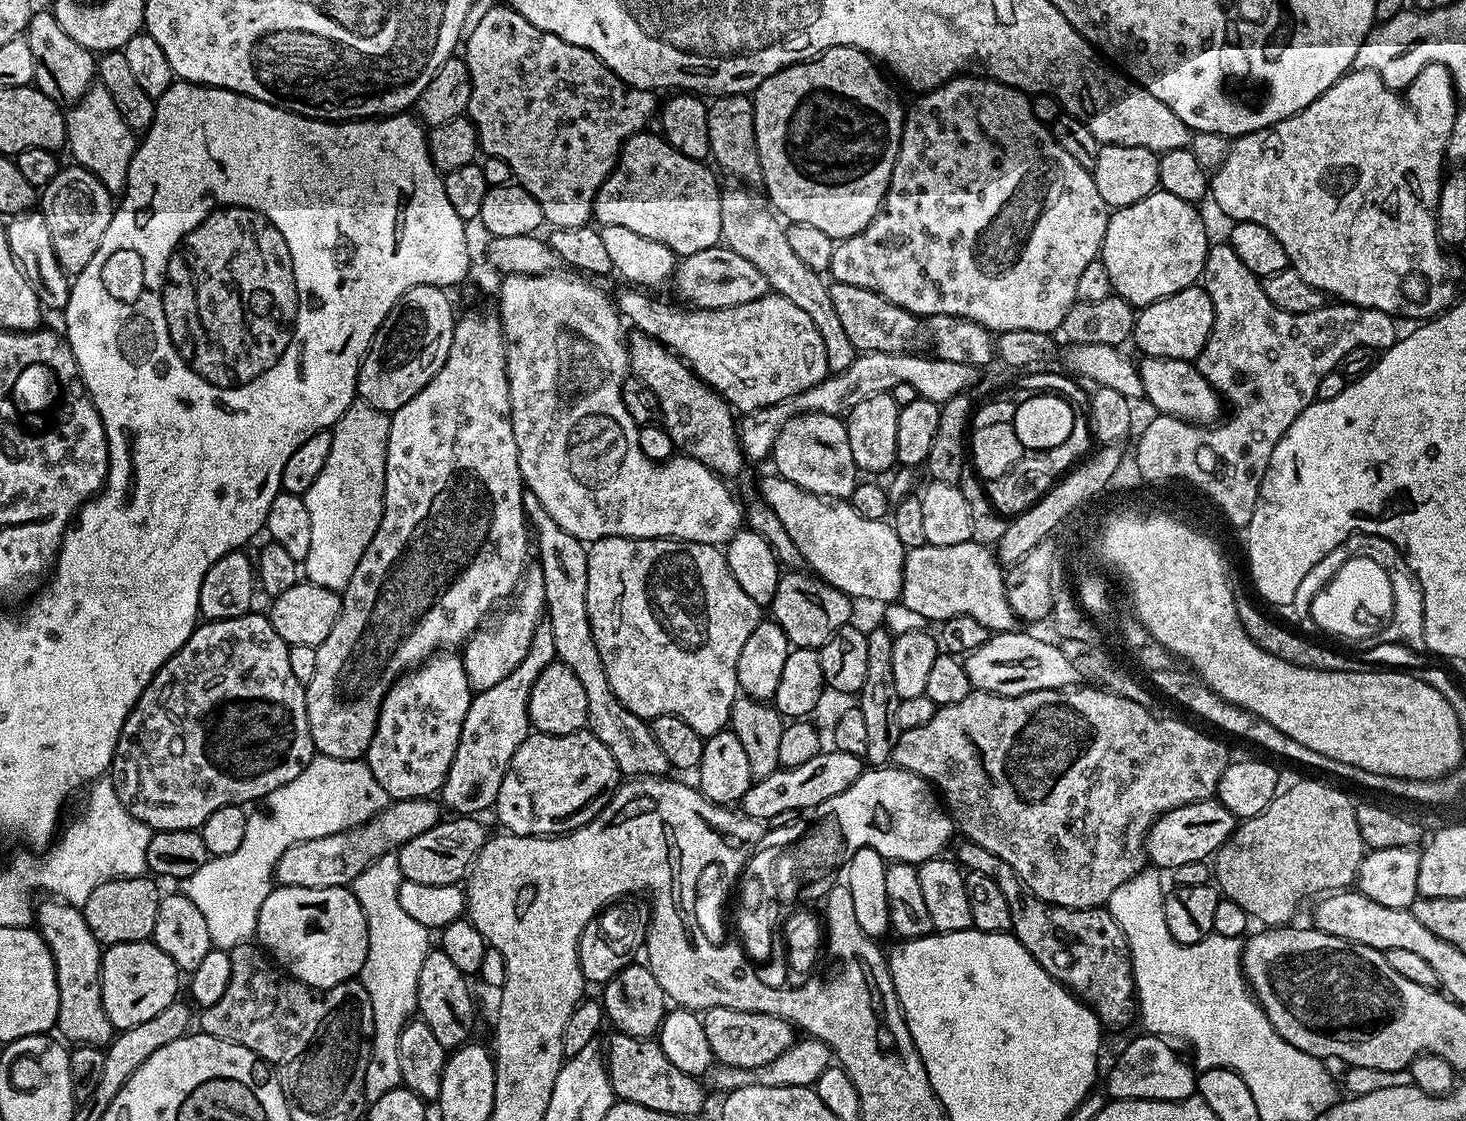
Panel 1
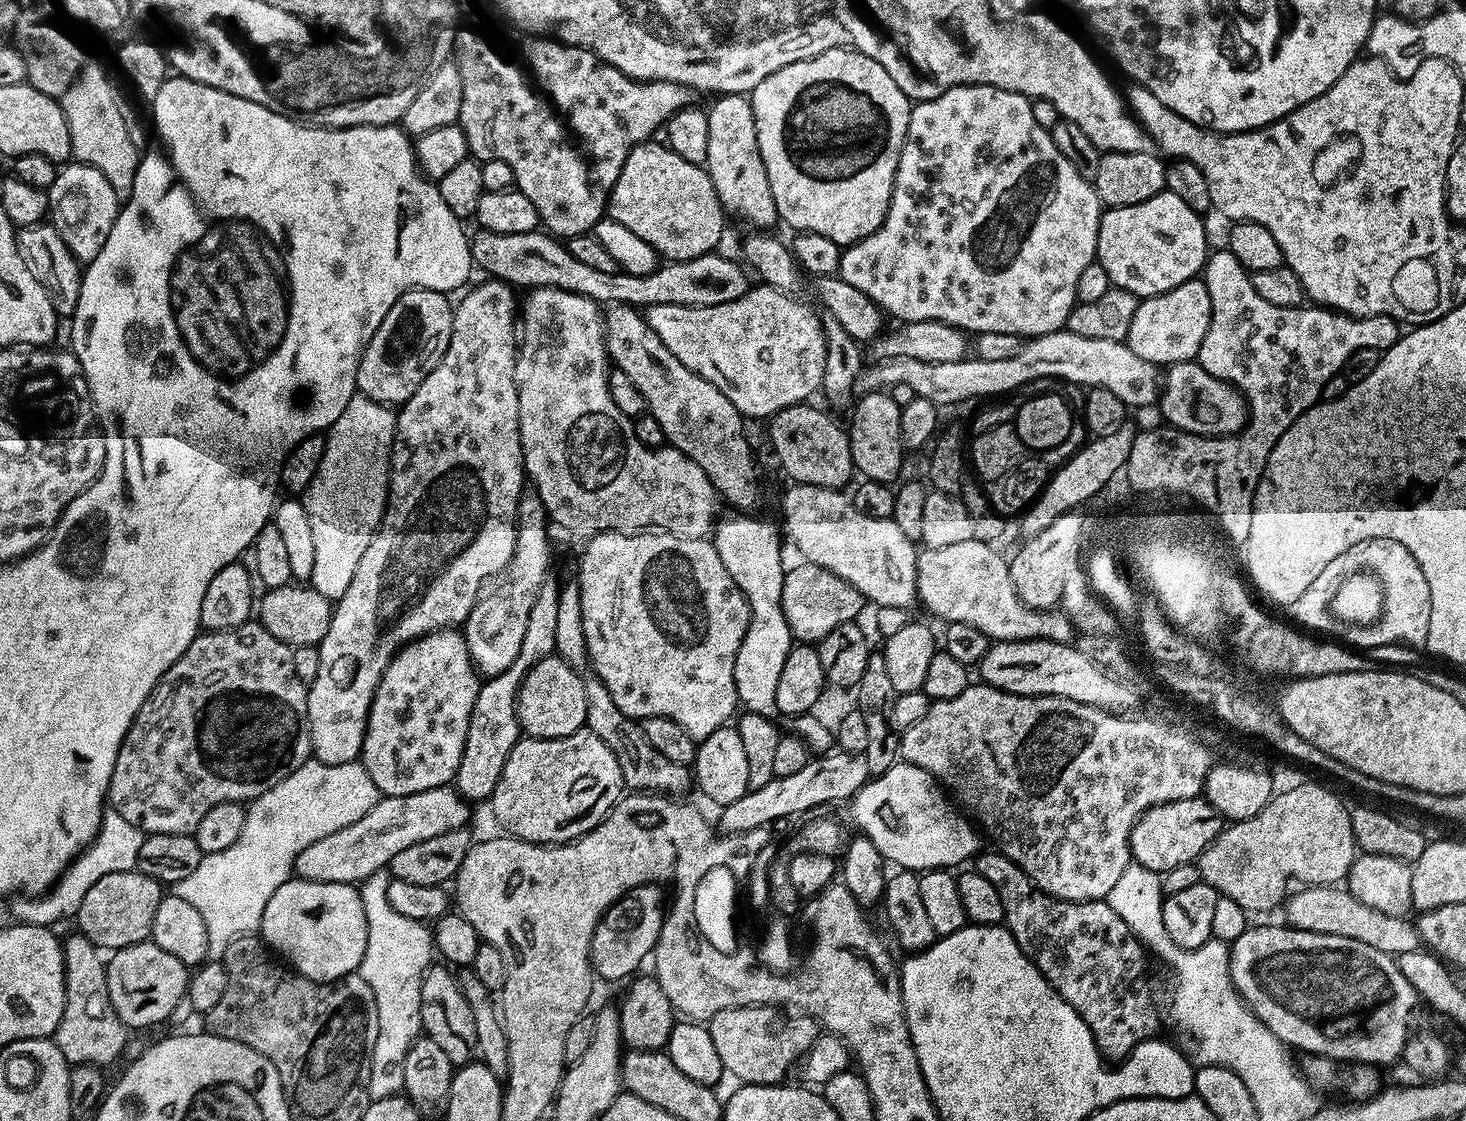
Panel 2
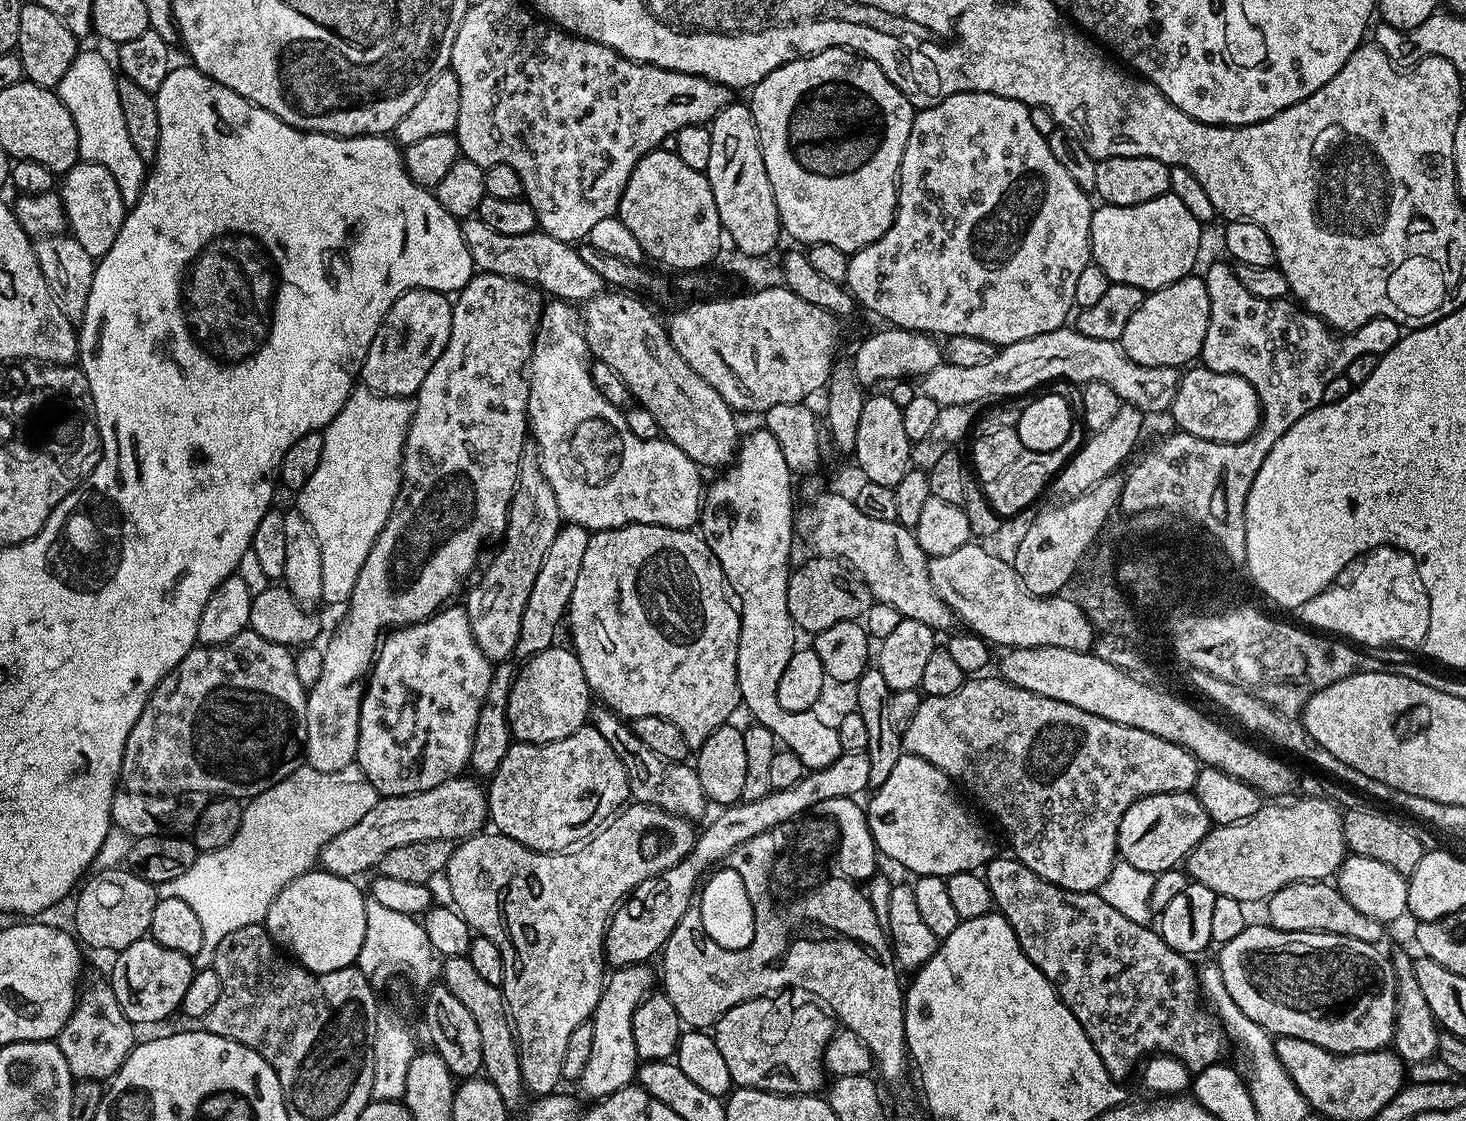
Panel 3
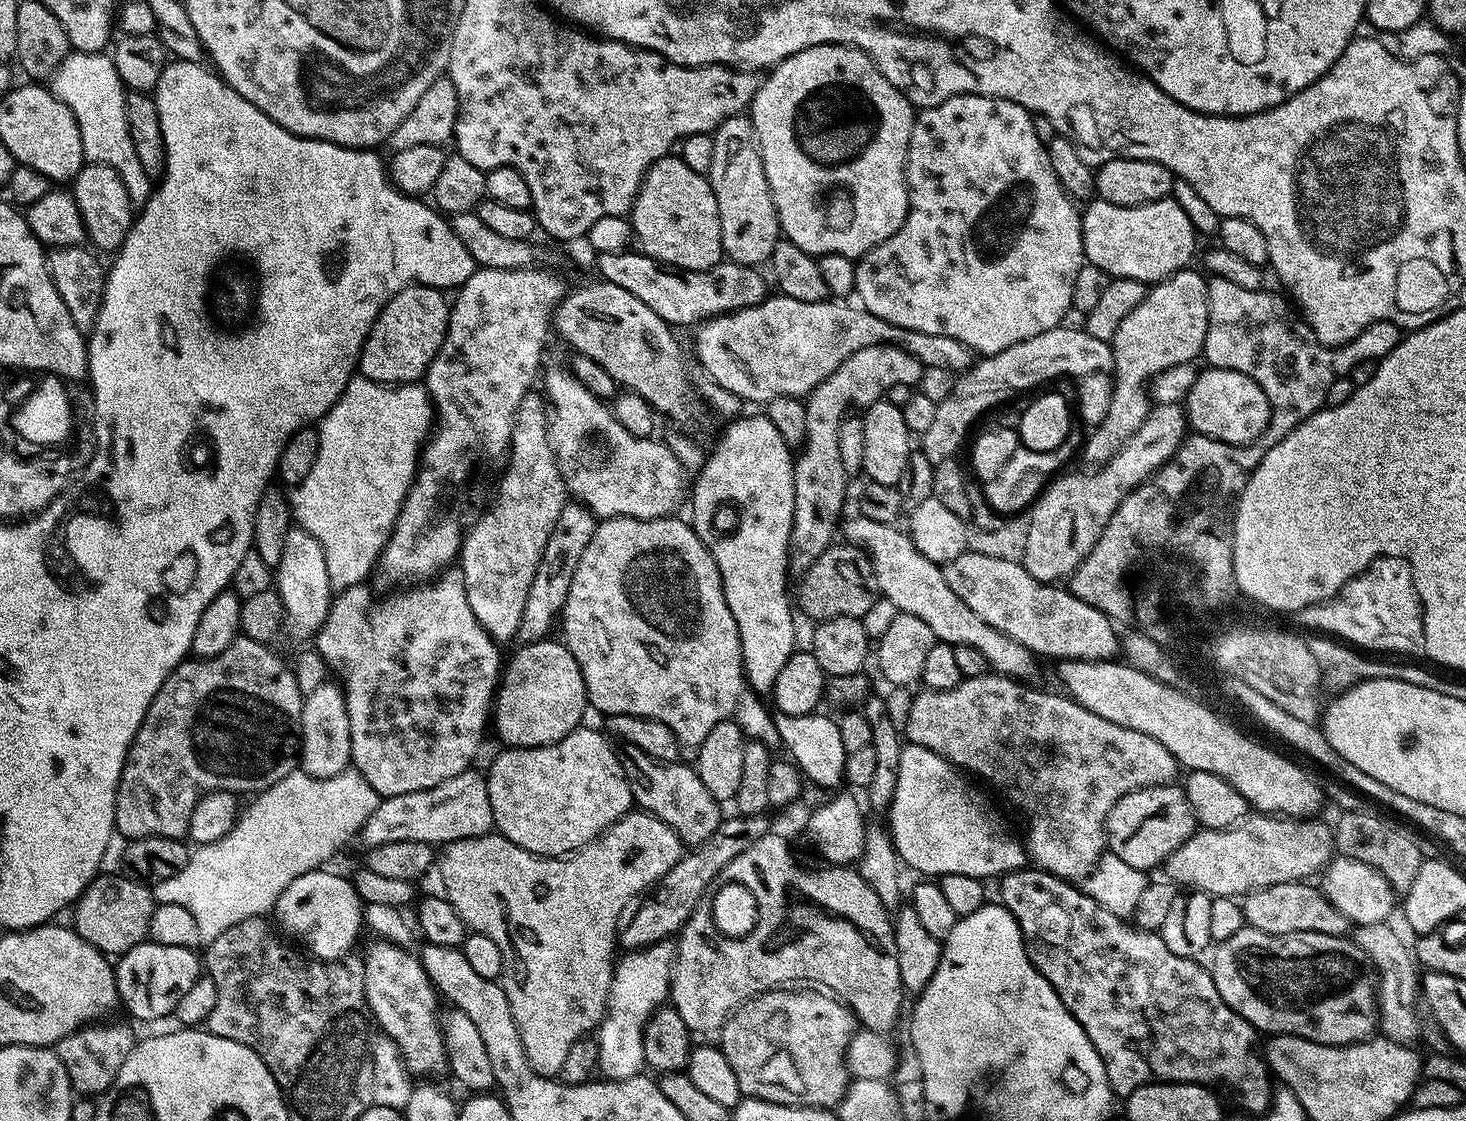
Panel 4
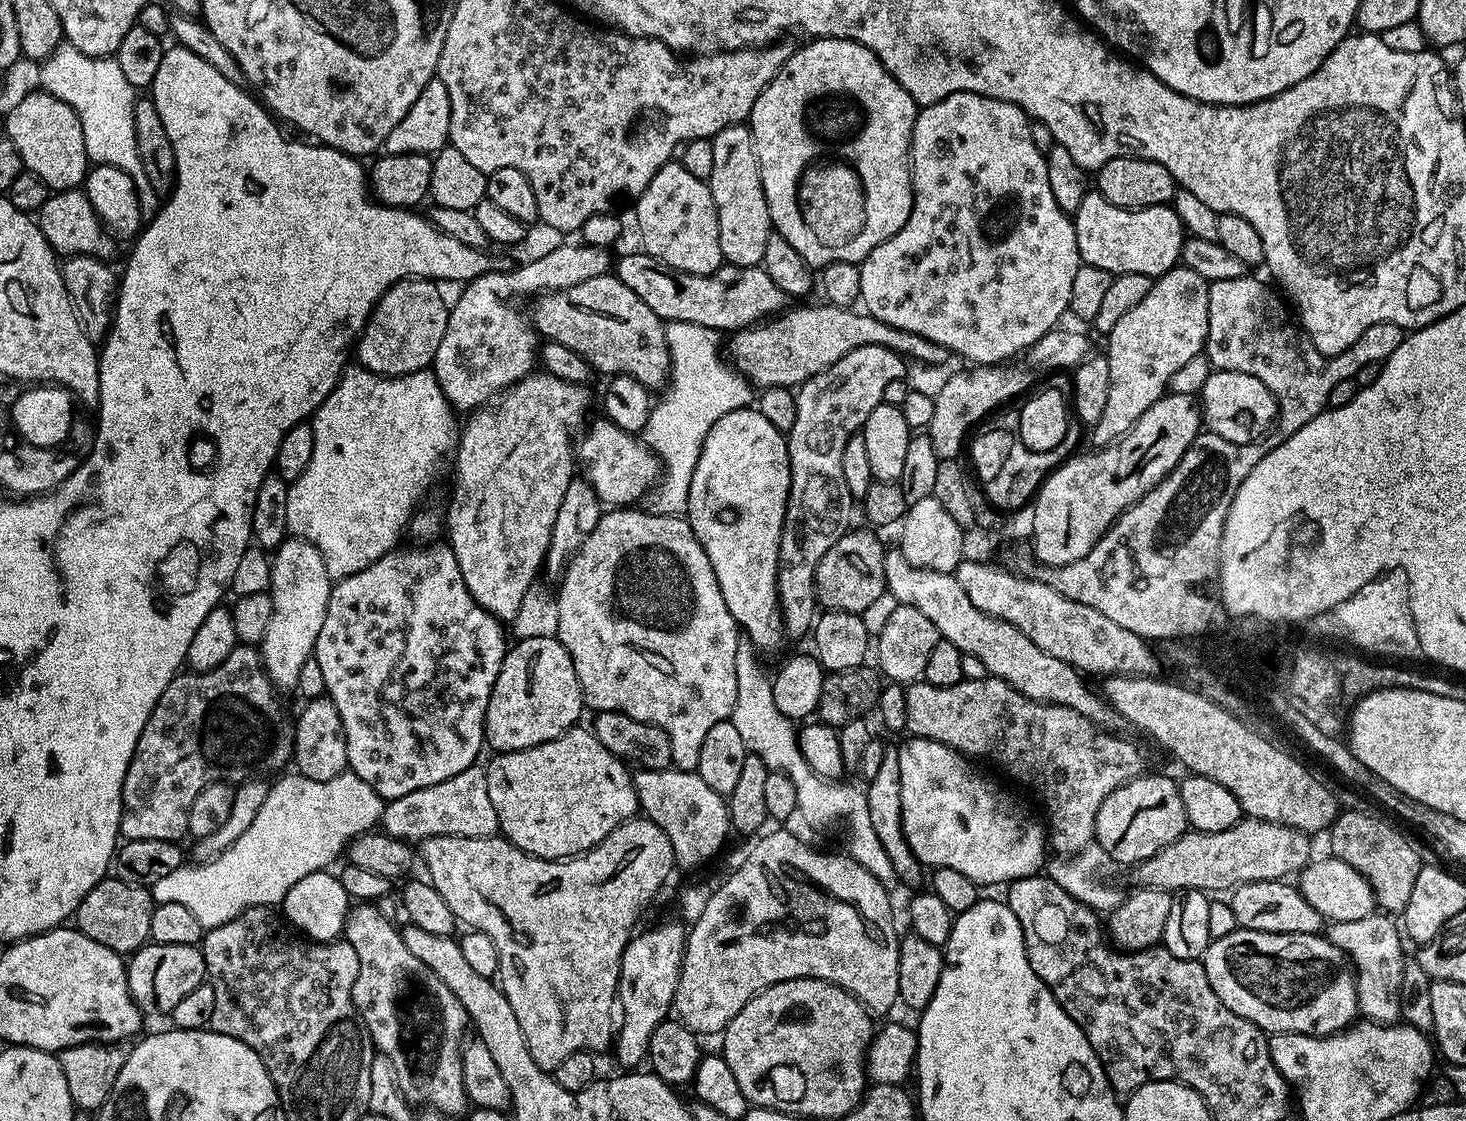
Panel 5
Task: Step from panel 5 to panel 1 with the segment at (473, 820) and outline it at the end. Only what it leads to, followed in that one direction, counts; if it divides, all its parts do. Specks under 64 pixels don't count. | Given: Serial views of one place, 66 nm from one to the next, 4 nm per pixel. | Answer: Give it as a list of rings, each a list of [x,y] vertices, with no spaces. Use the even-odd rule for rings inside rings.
[[[432,798],[398,800],[377,812],[370,820],[344,832],[326,838],[310,838],[295,844],[282,854],[276,867],[275,883],[280,886],[306,886],[307,888],[338,888],[356,882],[364,871],[371,869],[381,856],[399,849],[401,844],[418,838],[426,830],[441,823],[440,808]]]

